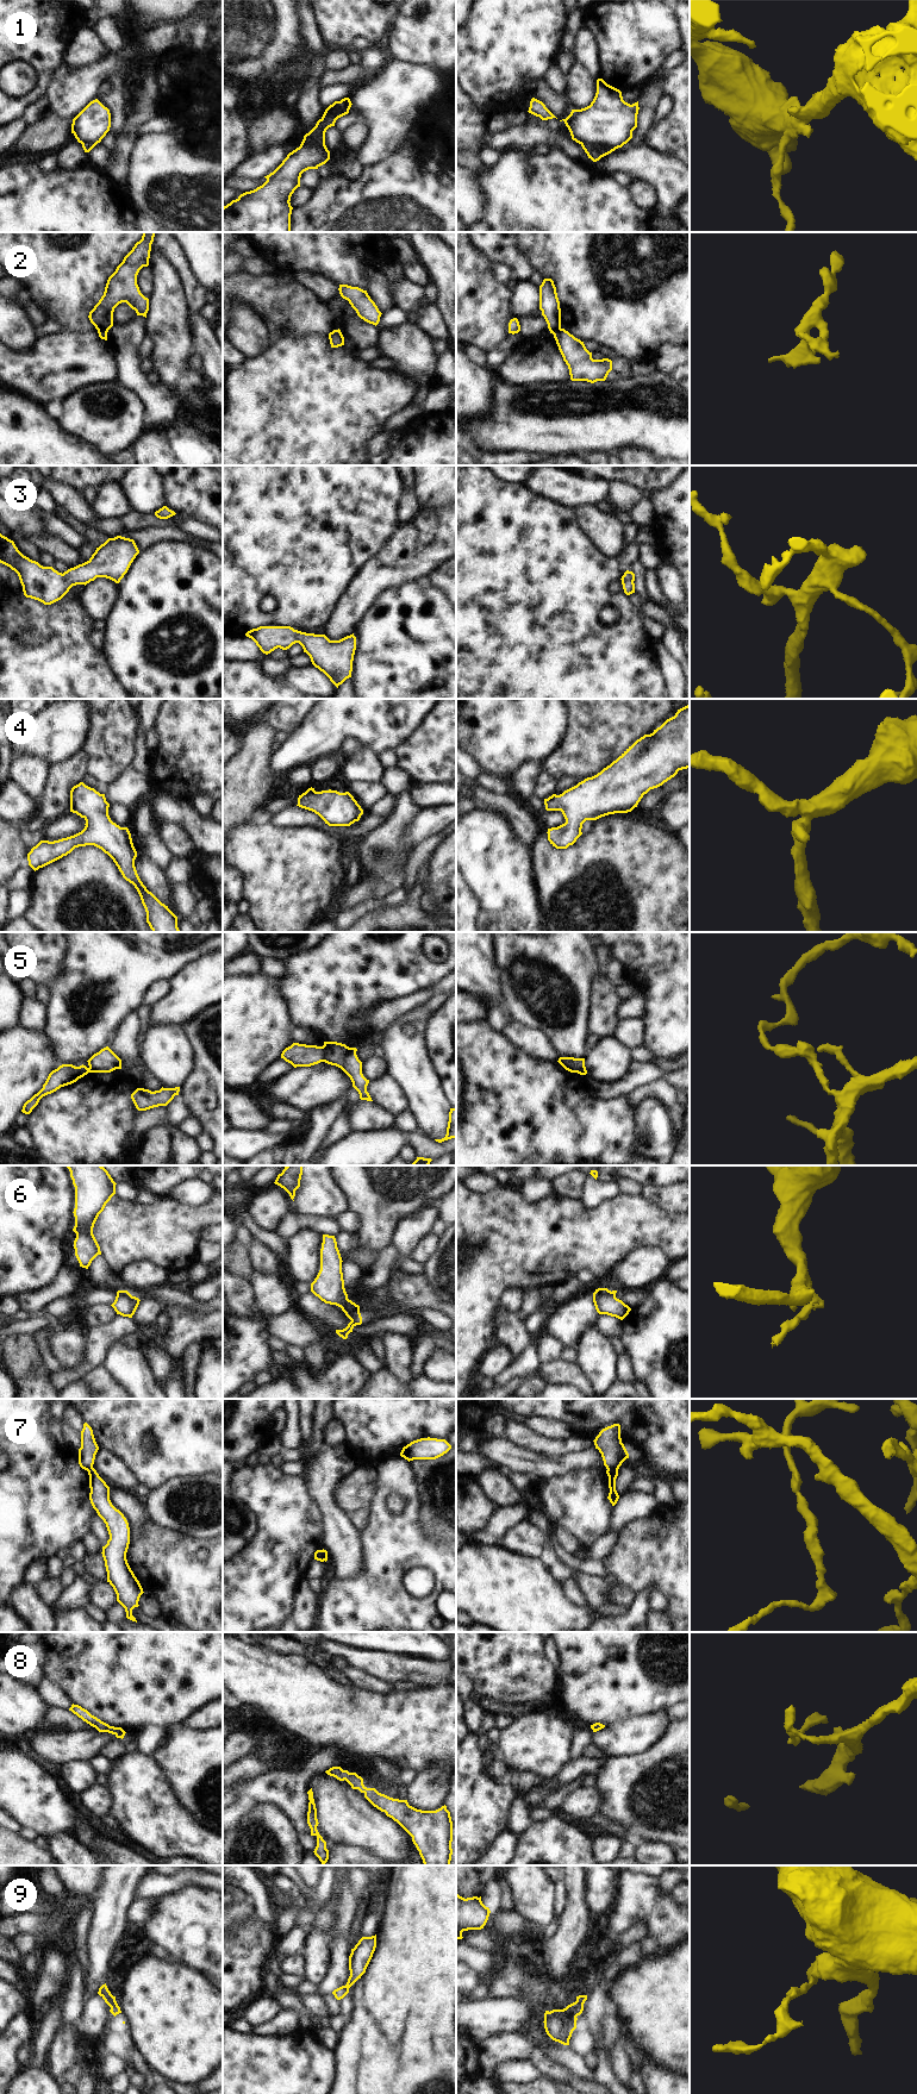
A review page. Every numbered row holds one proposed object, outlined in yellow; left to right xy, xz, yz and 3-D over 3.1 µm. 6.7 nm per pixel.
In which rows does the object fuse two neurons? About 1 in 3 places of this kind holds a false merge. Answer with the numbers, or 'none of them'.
1, 2, 5, 6, 7, 9

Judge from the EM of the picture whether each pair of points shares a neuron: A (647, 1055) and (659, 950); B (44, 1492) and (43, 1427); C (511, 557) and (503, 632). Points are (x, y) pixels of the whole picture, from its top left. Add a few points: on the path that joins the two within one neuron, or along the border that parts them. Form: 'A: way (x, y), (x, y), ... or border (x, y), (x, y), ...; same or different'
A: border (643, 1045), (654, 1056); different
B: way (43, 1476), (43, 1443); same
C: way (503, 576), (503, 613); same

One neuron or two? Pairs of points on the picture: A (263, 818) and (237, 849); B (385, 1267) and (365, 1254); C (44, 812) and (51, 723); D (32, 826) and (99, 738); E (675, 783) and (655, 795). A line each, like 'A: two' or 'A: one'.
A: two
B: two
C: two
D: one
E: one

